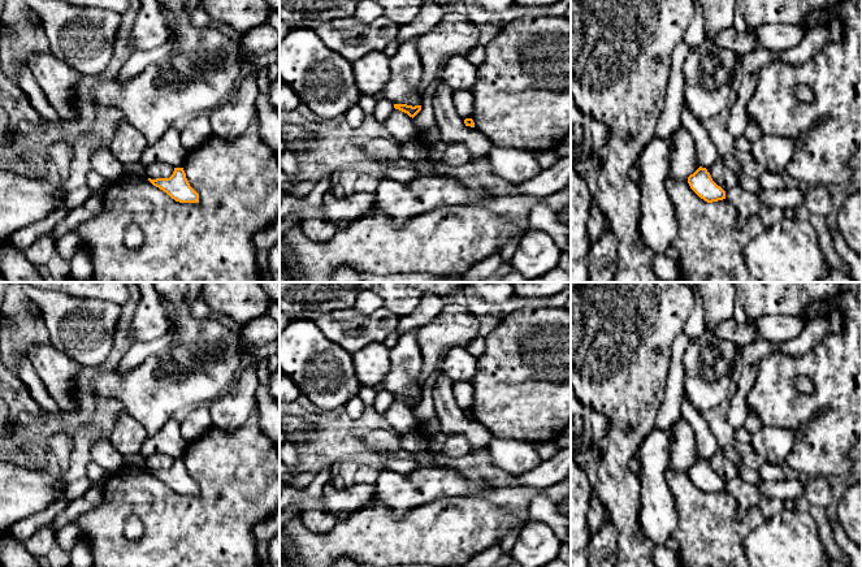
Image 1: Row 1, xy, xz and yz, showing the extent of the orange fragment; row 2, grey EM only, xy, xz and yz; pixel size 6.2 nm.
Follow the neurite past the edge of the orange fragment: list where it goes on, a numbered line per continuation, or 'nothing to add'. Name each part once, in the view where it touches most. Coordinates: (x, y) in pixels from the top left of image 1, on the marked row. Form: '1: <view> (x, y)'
nothing to add

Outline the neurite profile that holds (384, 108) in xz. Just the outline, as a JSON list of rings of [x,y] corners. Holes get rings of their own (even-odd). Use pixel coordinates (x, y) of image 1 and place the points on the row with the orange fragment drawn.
[[[382,99],[382,100],[376,101],[373,116],[378,122],[384,124],[390,117],[394,109],[395,108],[391,101]]]

